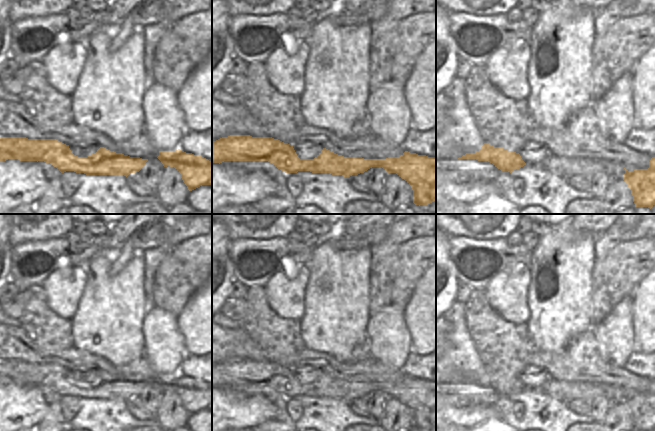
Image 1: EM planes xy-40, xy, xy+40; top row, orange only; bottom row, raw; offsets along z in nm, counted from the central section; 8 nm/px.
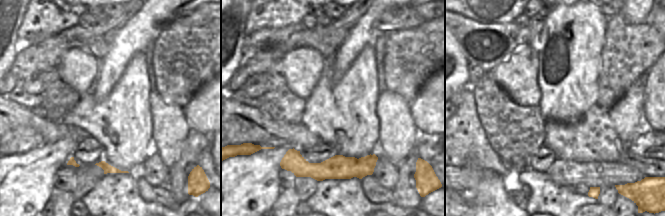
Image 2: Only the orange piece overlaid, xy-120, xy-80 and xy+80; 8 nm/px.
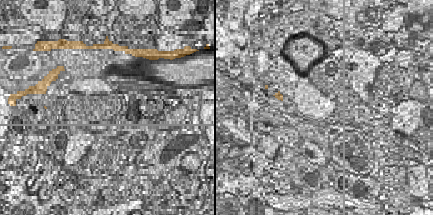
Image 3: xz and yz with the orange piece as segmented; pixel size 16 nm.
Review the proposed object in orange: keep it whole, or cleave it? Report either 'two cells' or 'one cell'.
one cell

